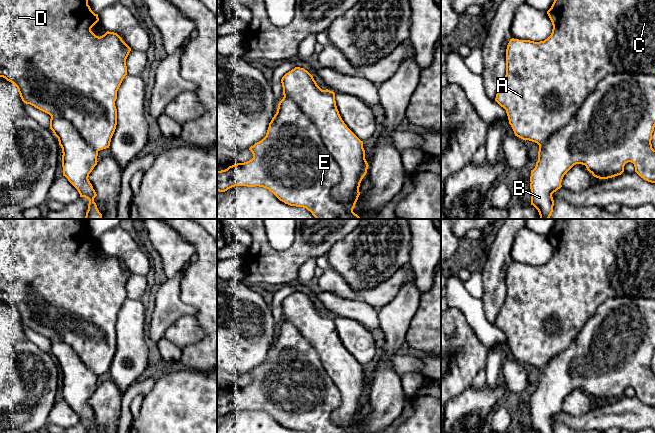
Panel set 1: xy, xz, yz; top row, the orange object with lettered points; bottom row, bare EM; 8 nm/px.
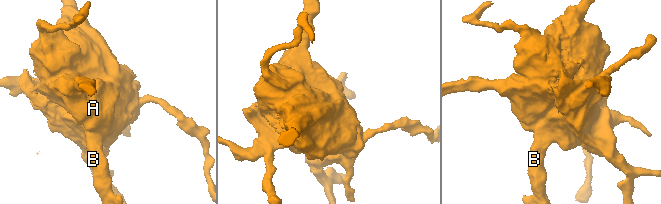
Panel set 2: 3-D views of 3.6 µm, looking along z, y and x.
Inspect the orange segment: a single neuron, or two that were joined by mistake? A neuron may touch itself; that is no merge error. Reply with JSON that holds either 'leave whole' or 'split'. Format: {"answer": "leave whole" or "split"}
{"answer": "split"}

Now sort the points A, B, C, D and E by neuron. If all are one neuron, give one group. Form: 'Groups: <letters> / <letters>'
Groups: A C D / B E

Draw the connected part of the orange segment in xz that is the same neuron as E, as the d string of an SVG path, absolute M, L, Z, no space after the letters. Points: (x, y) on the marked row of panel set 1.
M283 97L269 123L266 136L249 150L253 154L251 160L217 171L217 191L225 192L235 186L259 186L268 189L285 204L306 208L315 219L352 219L352 213L331 193L332 188L340 183L341 169L326 149L317 128L292 99Z

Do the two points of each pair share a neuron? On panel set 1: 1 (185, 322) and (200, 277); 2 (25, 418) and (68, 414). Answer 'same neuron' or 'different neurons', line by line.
1: different neurons
2: different neurons

